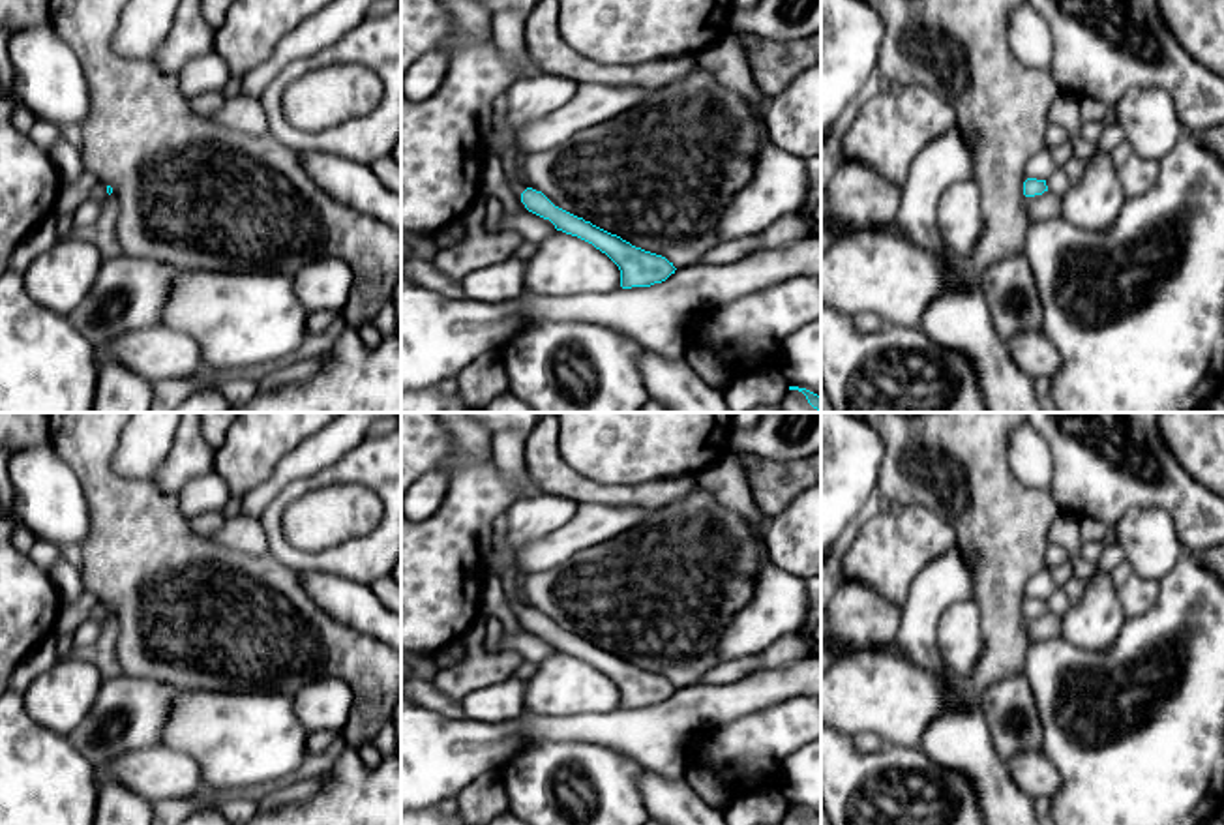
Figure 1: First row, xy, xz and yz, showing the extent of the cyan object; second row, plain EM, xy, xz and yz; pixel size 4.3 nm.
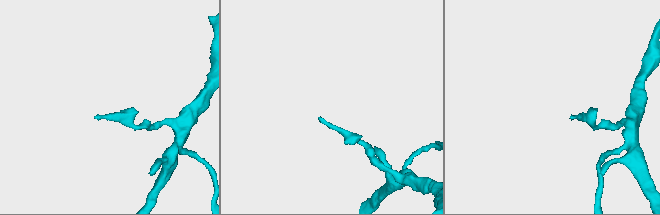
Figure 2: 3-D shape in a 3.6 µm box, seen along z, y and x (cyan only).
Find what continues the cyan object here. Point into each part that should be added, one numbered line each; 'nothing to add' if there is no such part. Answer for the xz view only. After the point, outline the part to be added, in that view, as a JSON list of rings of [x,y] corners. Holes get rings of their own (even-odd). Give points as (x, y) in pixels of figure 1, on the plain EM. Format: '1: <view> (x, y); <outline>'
1: xz (510, 580); [[[506,512],[497,516],[491,523],[491,548],[495,548],[502,557],[502,574],[499,578],[502,581],[502,589],[506,592],[510,608],[514,609],[515,617],[521,619],[521,613],[529,606],[521,600],[521,578],[508,564],[508,555],[506,555]]]

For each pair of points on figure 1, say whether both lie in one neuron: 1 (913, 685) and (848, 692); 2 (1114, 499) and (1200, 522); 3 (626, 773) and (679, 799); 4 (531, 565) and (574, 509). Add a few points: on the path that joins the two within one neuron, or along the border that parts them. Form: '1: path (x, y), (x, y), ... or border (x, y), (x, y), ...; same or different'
1: path (896, 692), (865, 692); same
2: path (1134, 495), (1174, 495), (1179, 501); same
3: border (641, 769), (640, 797), (645, 805); different
4: border (585, 509), (561, 527), (520, 548); different

